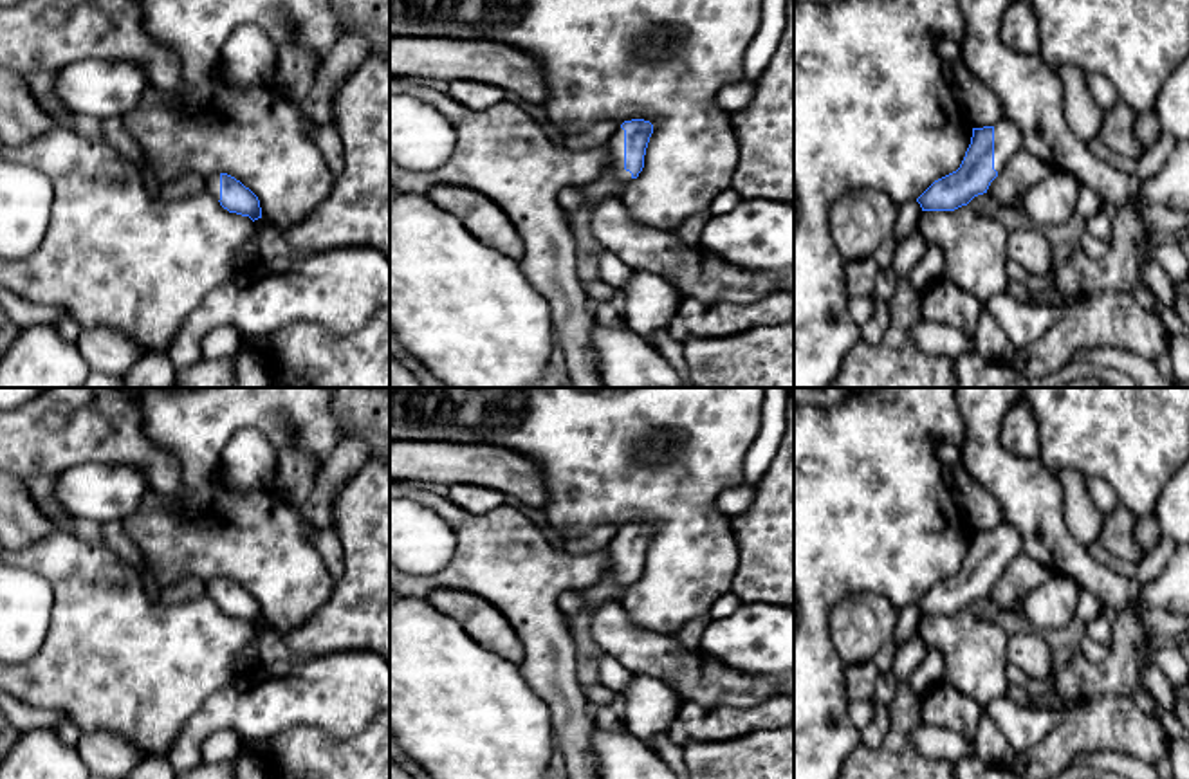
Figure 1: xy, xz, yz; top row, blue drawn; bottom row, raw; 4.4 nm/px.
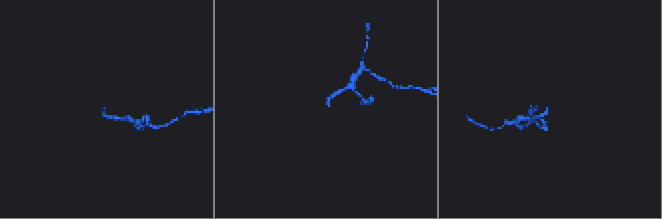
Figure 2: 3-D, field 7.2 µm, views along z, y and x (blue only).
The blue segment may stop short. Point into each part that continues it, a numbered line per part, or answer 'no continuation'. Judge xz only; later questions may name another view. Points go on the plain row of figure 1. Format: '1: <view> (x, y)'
1: xz (616, 547)

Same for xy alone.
1: xy (211, 586)

